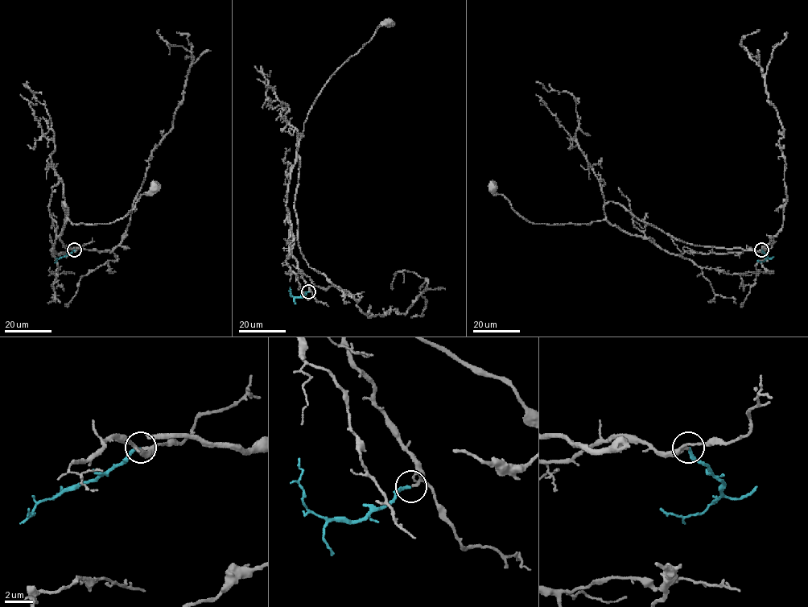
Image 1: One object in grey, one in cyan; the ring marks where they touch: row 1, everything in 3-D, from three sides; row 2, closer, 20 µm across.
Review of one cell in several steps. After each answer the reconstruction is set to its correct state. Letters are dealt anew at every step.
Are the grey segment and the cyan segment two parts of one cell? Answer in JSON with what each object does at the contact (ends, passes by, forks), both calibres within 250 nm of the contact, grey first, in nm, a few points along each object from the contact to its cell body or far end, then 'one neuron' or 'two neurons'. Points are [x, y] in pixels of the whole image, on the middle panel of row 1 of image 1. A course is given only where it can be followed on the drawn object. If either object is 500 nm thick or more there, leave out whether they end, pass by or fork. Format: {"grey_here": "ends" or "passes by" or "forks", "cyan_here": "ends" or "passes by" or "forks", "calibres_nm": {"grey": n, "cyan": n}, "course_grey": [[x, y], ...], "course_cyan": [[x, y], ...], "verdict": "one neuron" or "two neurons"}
{"grey_here": "passes by", "cyan_here": "ends", "calibres_nm": {"grey": 170, "cyan": 200}, "course_grey": [[308, 291], [288, 240], [287, 186], [298, 142], [309, 110], [330, 76], [370, 40], [381, 22], [388, 22]], "course_cyan": [[308, 291], [294, 297], [290, 294], [290, 286]], "verdict": "one neuron"}

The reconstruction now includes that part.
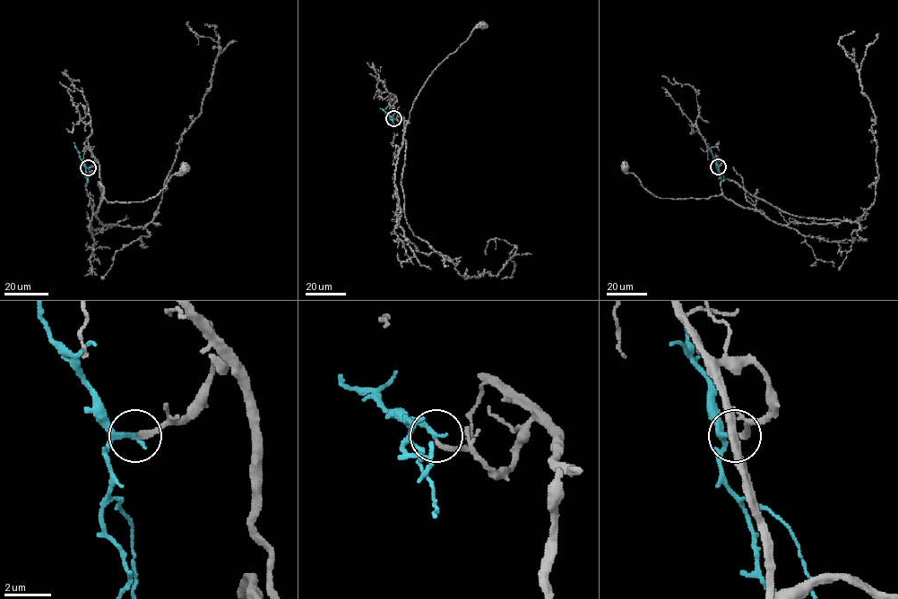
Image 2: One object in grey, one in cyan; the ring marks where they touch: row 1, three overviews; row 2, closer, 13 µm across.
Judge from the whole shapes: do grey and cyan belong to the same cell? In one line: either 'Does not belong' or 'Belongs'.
Belongs

